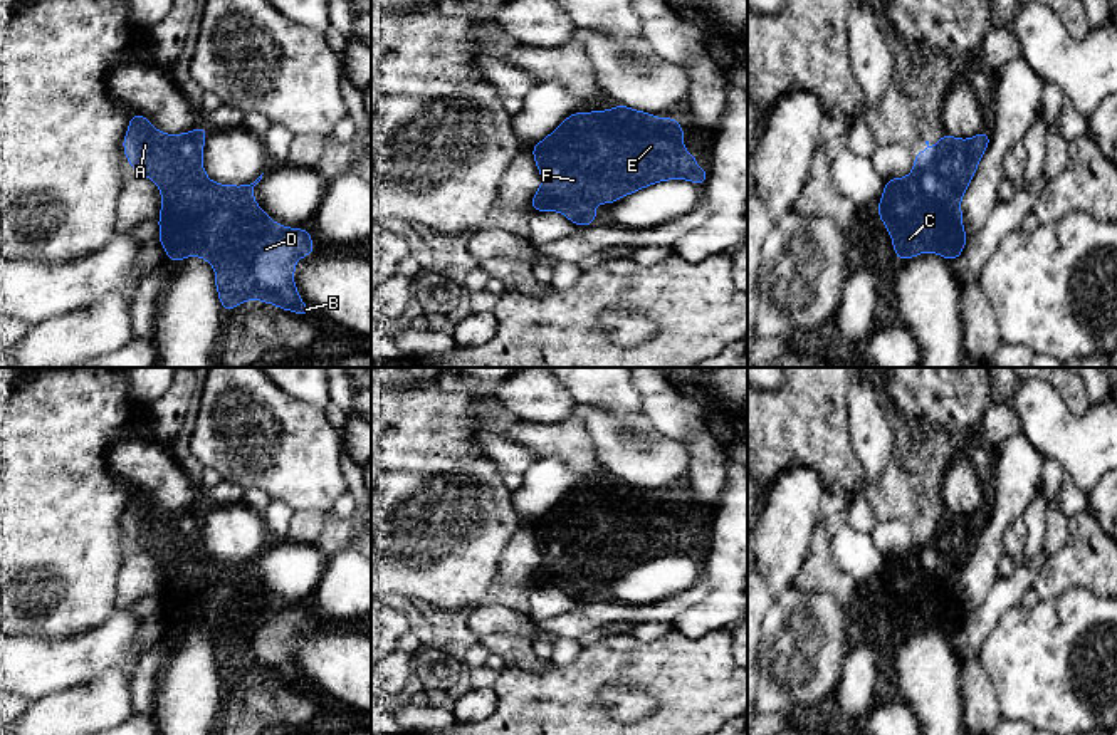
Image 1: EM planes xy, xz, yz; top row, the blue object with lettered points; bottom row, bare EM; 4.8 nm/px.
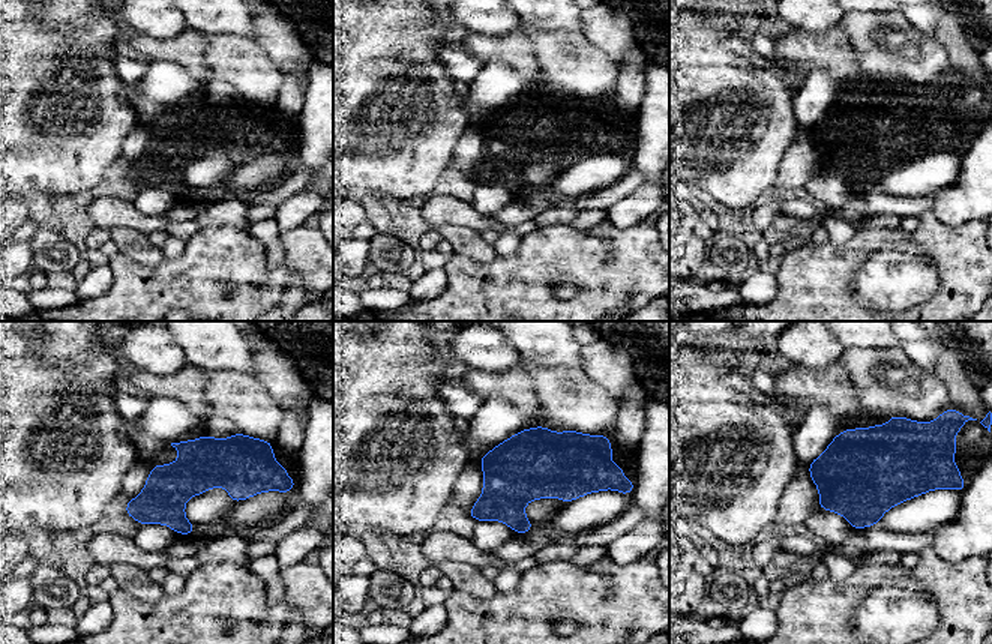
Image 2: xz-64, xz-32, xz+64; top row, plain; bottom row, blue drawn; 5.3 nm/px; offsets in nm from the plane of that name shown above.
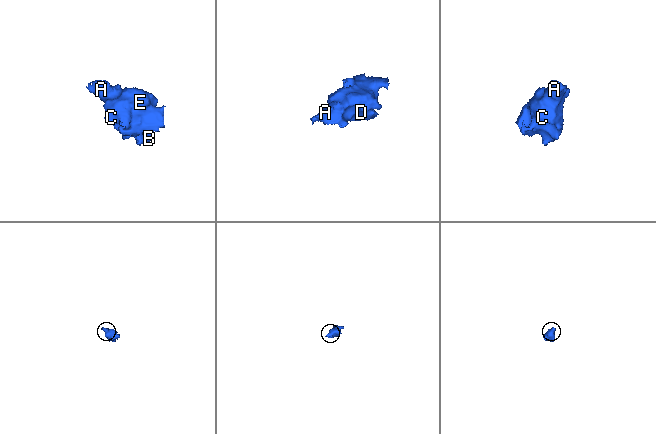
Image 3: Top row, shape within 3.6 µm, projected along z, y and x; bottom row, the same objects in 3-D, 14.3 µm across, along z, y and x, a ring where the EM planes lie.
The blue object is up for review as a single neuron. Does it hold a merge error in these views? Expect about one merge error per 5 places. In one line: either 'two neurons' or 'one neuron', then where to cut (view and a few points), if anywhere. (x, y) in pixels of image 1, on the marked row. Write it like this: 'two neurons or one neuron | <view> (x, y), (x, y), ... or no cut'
one neuron | no cut

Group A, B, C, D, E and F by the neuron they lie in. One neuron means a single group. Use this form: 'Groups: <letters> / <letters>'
Groups: A B C D E F

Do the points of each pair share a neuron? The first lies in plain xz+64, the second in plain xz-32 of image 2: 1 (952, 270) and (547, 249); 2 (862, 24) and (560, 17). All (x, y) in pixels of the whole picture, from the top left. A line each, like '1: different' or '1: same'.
1: same
2: different

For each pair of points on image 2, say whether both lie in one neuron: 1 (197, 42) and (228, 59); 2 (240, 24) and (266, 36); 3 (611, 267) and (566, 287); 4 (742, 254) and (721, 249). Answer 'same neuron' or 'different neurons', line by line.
1: different neurons
2: different neurons
3: different neurons
4: same neuron

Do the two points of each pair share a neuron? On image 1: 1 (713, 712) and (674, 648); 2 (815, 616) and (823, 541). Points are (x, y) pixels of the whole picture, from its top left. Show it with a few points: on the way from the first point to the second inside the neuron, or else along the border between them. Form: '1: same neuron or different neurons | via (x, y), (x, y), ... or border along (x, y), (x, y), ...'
1: same neuron | via (697, 697), (697, 688), (674, 663)
2: different neurons | border along (793, 584), (803, 591), (828, 593), (847, 613)

